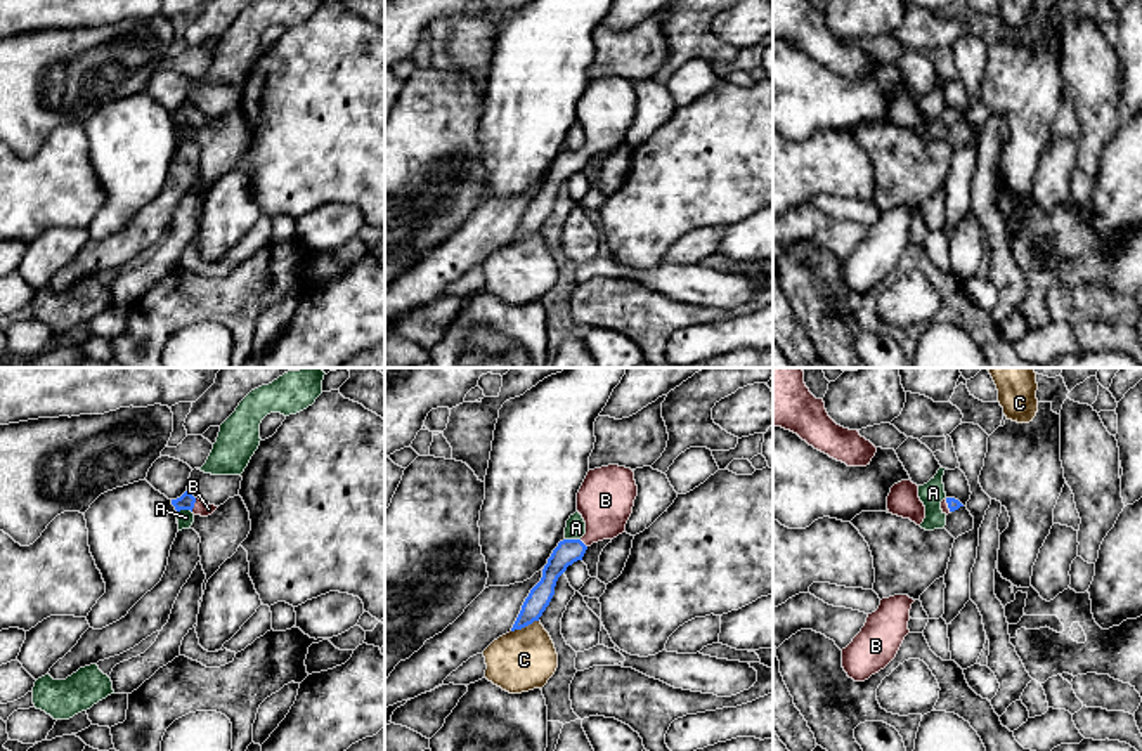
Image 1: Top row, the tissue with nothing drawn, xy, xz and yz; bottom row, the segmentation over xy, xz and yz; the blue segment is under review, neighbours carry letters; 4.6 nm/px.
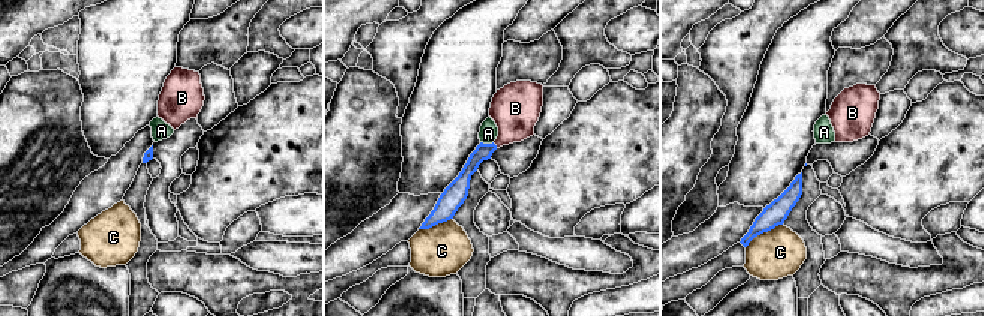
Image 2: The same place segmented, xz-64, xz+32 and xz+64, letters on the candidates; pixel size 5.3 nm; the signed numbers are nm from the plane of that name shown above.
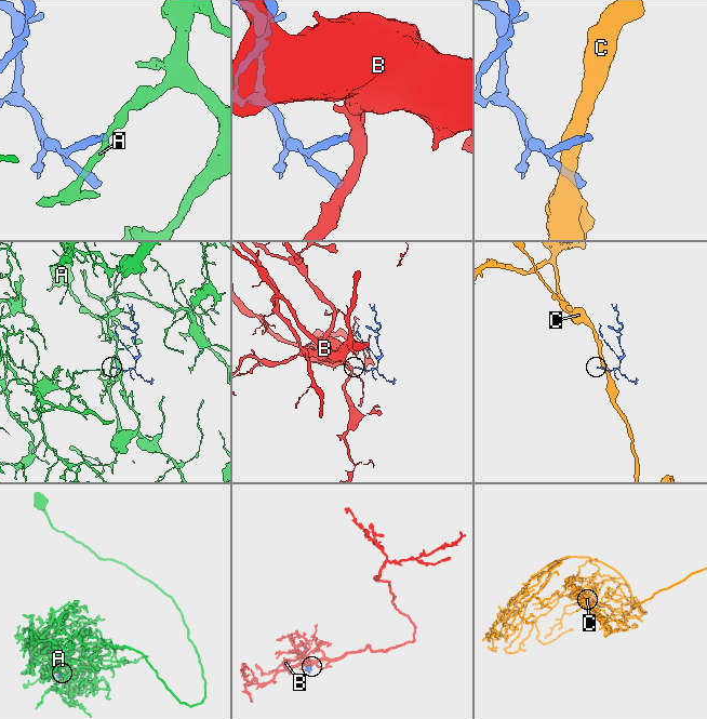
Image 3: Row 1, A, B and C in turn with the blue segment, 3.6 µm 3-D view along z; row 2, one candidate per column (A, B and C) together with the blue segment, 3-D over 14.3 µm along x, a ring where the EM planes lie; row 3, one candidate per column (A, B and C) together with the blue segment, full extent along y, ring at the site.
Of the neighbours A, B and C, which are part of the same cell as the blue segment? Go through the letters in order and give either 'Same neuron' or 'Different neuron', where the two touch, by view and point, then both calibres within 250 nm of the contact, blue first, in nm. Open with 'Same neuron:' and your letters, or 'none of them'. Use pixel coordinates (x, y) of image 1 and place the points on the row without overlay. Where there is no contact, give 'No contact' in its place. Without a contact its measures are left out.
Same neuron: B
A: Different neuron. Touches blue at xy (184, 120). Thickness 80 nm (blue) against 80 nm
B: Same neuron. Touches blue at xy (193, 117). Thickness 80 nm (blue) against 70 nm
C: Different neuron. Touches blue at xz (524, 238). Thickness 110 nm (blue) against 280 nm

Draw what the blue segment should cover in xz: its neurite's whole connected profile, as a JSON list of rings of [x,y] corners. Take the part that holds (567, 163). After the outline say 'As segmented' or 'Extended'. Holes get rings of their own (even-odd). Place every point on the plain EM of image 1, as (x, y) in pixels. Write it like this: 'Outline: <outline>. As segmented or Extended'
Outline: [[[608,76],[587,83],[577,104],[577,123],[586,134],[586,146],[581,151],[558,154],[542,180],[541,193],[525,210],[511,243],[539,232],[555,206],[558,189],[568,177],[582,172],[593,154],[626,144],[636,108],[638,97],[631,80]]]. Extended

